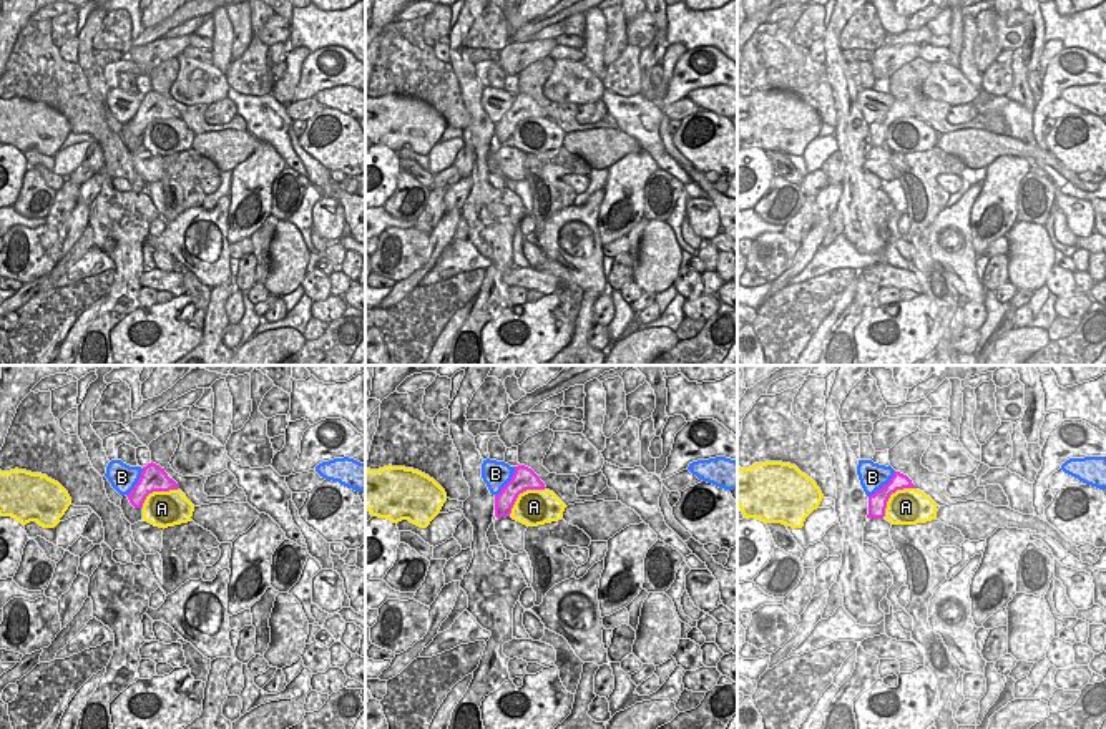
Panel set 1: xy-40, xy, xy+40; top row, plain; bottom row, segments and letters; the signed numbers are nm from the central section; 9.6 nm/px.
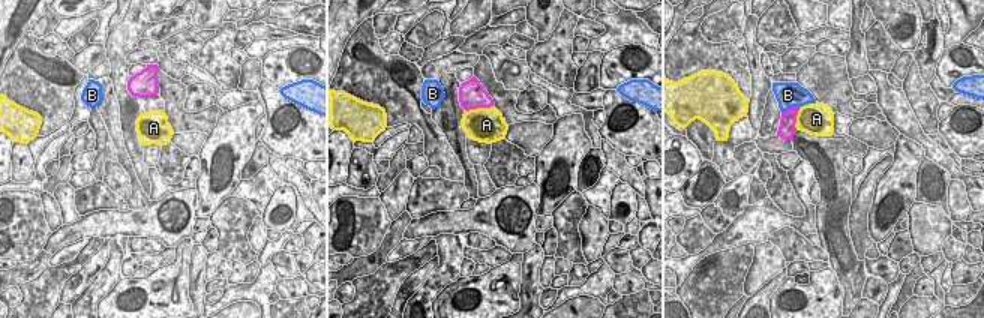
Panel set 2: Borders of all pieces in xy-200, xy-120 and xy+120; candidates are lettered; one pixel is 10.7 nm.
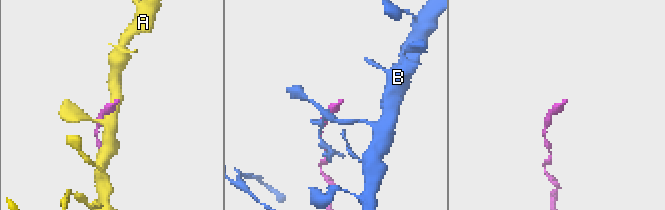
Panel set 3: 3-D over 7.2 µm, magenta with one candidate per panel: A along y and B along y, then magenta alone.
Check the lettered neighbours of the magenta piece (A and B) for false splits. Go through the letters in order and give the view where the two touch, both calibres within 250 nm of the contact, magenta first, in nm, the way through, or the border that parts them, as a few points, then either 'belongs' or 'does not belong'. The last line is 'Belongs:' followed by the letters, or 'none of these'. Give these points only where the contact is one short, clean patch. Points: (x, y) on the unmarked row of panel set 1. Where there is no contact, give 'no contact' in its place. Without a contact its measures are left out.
A: xy | 240/360 nm | does not belong
B: xy | 240/260 nm | does not belong
Belongs: none of these

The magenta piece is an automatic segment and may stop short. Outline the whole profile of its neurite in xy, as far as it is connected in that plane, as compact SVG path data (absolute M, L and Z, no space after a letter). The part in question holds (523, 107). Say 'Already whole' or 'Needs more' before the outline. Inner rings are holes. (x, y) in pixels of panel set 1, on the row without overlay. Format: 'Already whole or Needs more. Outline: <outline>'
Already whole. Outline: M518 93L515 95L515 101L511 108L502 116L498 123L495 123L495 144L510 144L511 136L520 121L526 118L545 118L545 111L540 105L528 95Z

